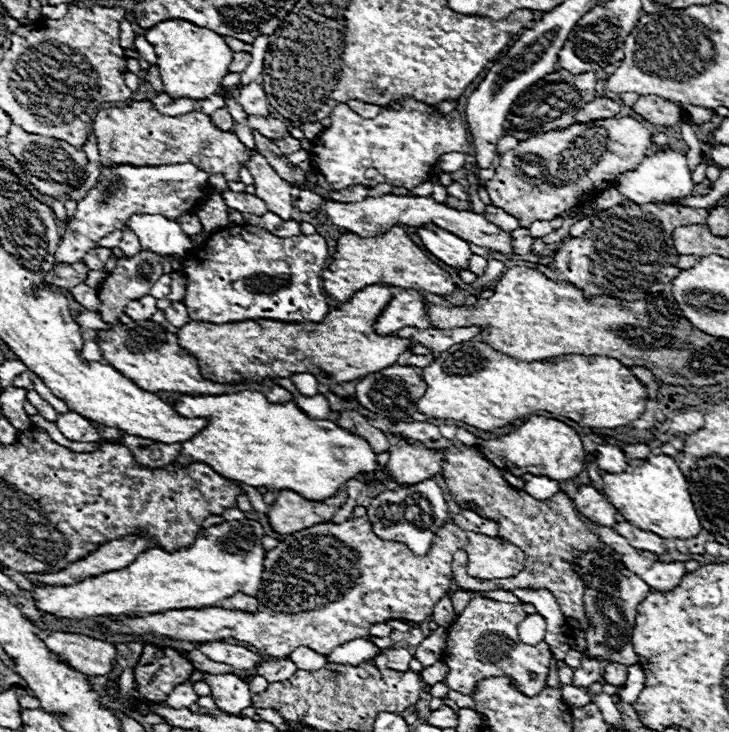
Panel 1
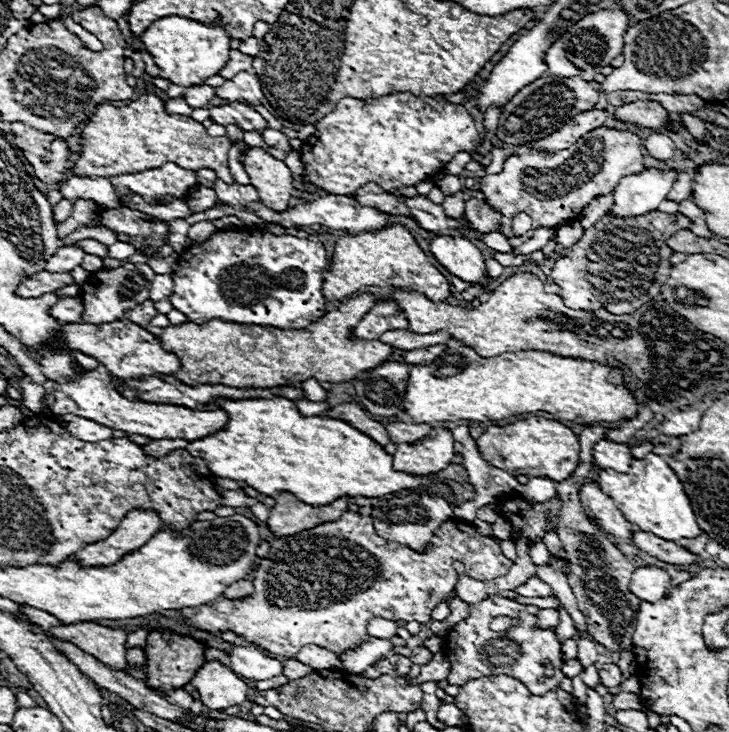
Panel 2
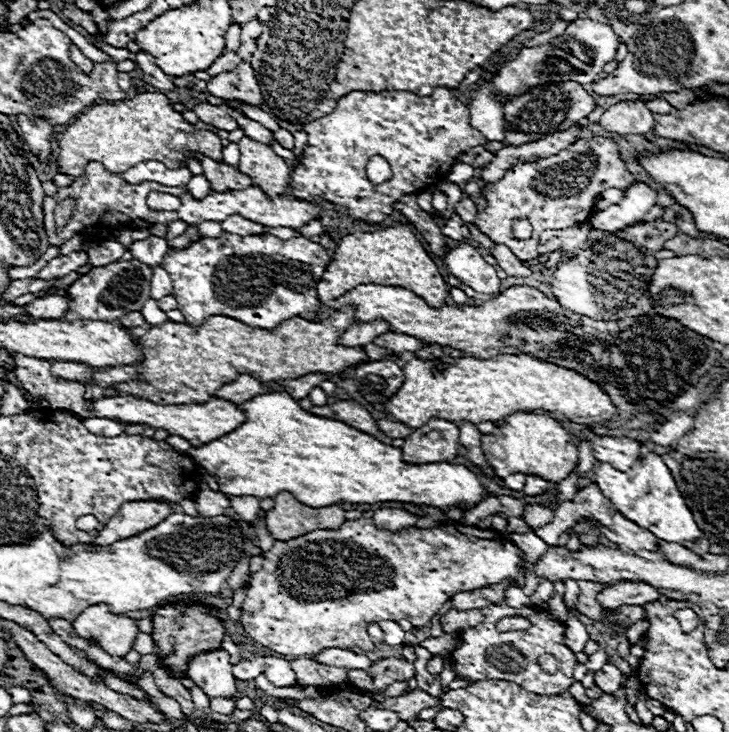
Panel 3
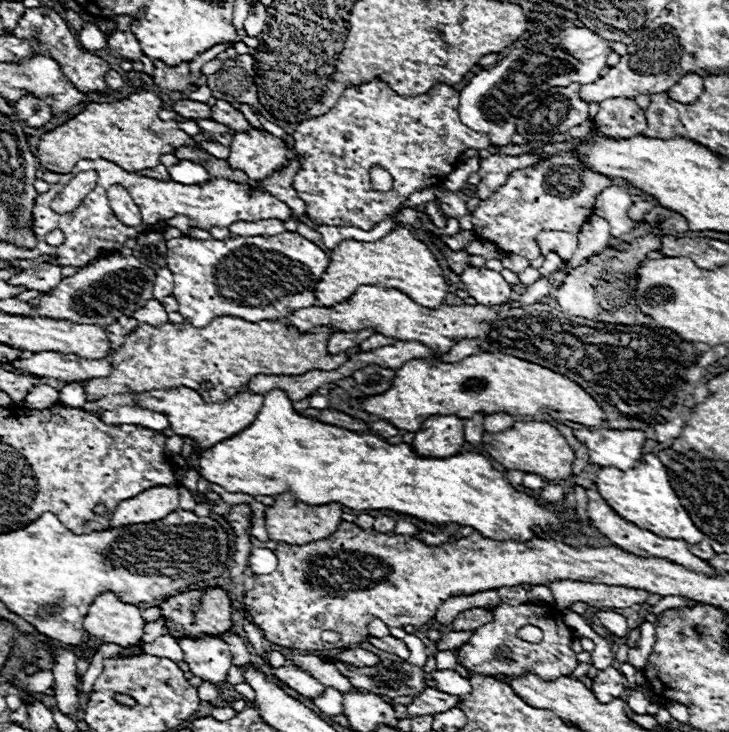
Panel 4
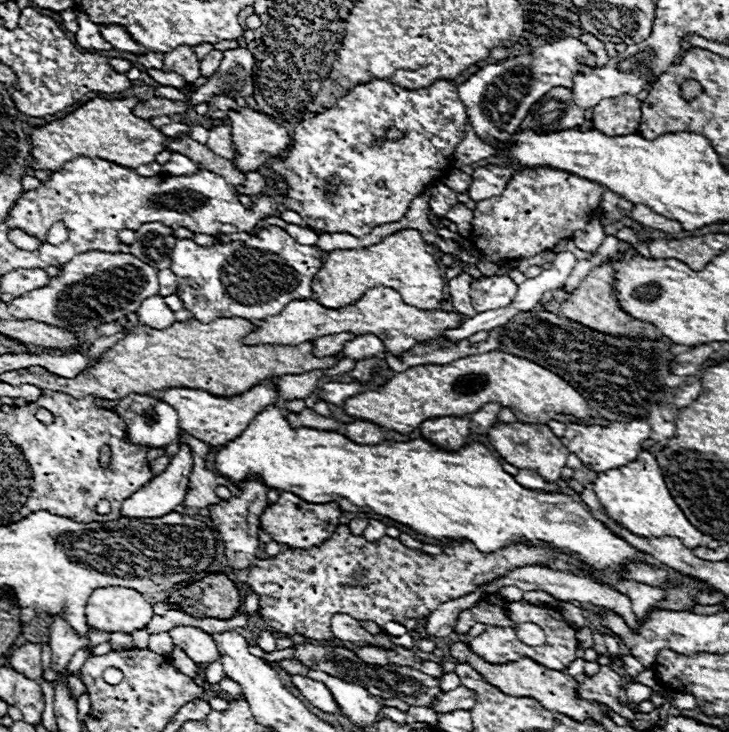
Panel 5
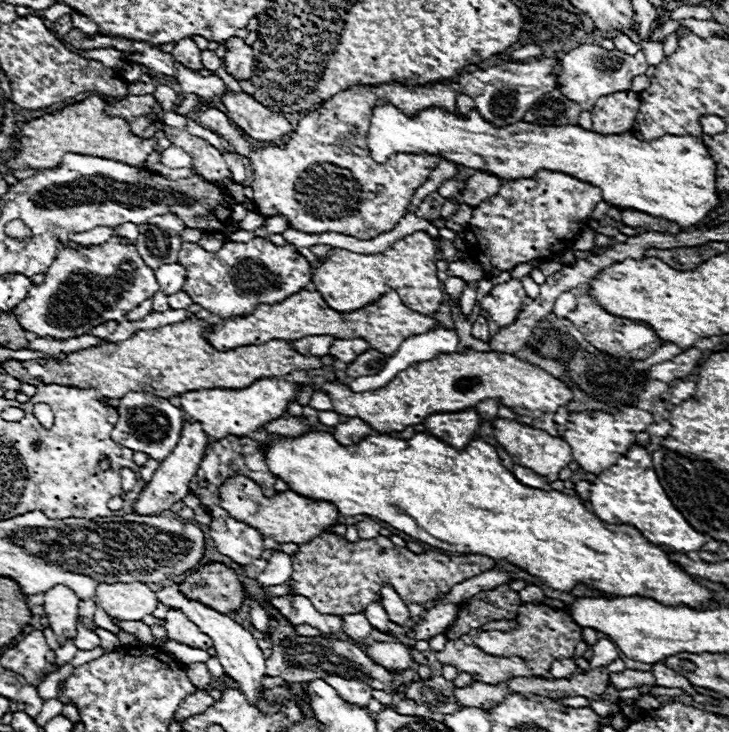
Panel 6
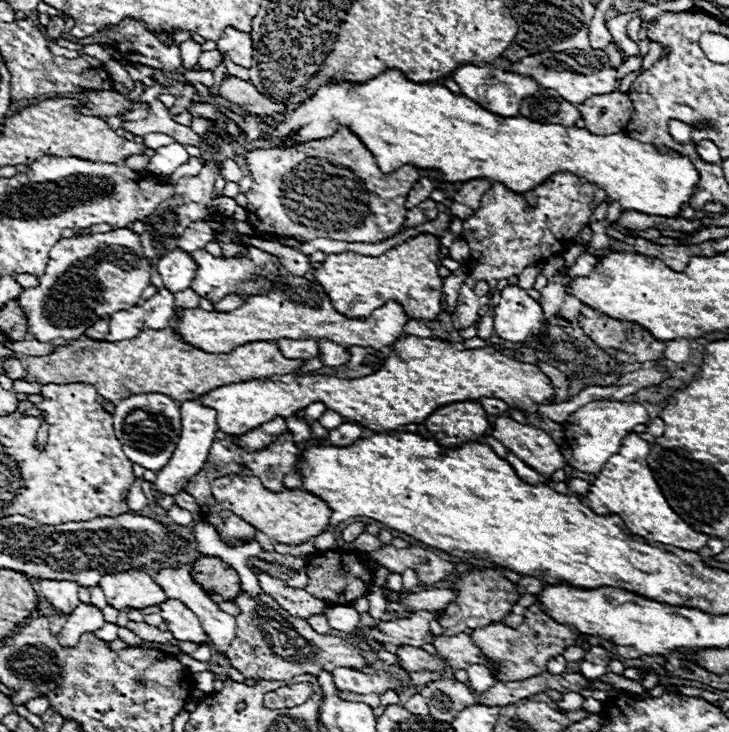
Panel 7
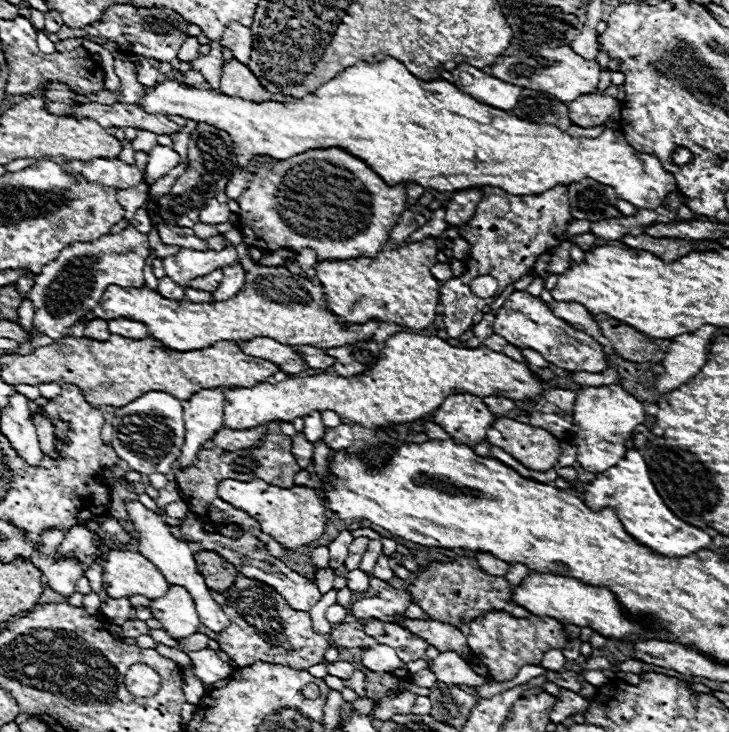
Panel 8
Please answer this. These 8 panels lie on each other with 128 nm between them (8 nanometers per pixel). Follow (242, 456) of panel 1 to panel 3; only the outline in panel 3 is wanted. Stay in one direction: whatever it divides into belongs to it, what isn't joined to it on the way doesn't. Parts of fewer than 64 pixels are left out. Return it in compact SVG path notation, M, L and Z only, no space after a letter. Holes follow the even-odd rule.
M260 394L252 400L238 406L246 414L246 422L240 424L234 432L228 432L220 440L212 440L212 444L202 444L200 448L190 448L188 456L196 460L210 476L220 478L220 490L230 496L256 496L256 498L272 498L278 492L290 492L296 500L312 506L324 508L336 502L350 504L376 504L376 502L412 502L426 504L436 508L472 508L482 502L488 492L482 488L476 474L464 464L404 464L402 450L386 446L376 438L350 428L340 420L330 420L322 416L314 416L298 406L294 398L288 394Z

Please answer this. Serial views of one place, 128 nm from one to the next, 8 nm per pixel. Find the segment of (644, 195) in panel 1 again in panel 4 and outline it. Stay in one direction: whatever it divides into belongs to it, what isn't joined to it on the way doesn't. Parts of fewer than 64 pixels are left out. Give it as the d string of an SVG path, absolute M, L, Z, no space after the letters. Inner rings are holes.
M592 214L588 218L588 224L584 224L584 228L578 232L580 246L578 246L576 254L570 258L568 268L582 264L588 256L600 254L608 246L608 238L610 238L610 224L602 218L598 218L596 214Z

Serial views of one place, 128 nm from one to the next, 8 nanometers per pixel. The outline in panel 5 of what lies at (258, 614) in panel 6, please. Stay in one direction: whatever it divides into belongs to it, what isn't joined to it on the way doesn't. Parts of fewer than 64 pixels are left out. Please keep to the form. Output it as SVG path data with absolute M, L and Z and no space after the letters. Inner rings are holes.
M262 630L260 640L258 640L258 646L260 646L264 652L274 652L274 650L276 650L274 634L272 634L272 632L268 632L268 630Z

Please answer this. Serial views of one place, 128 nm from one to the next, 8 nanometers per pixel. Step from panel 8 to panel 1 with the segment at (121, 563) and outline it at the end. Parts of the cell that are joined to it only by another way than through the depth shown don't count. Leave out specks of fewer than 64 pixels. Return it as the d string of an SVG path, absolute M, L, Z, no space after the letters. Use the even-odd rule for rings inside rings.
M40 630L38 638L60 660L64 660L68 666L76 668L86 676L104 676L112 670L116 648L110 642L94 640L82 634L48 632L48 630Z

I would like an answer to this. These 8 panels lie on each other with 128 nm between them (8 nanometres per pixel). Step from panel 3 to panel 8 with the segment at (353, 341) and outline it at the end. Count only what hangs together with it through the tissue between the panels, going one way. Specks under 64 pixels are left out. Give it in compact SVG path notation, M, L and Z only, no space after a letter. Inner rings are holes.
M256 338L256 340L248 340L248 342L240 342L240 348L244 348L246 352L250 352L256 358L274 362L286 374L298 374L308 368L304 362L304 356L298 352L296 346L280 344L270 338Z

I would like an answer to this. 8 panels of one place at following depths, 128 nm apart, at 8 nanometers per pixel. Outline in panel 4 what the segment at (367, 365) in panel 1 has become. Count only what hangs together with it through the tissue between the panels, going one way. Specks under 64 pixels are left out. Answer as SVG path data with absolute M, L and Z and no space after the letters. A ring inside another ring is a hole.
M216 316L206 328L194 328L190 324L172 324L166 322L162 326L140 324L134 332L128 334L126 342L112 354L112 376L108 380L90 380L82 384L86 388L88 400L98 400L108 394L132 394L132 392L150 392L150 390L172 390L178 386L186 386L196 390L204 400L228 400L230 396L242 392L244 384L258 374L276 374L276 376L298 376L300 372L310 372L312 368L338 368L350 356L346 352L330 354L326 344L332 336L334 328L312 328L310 332L298 332L294 326L286 324L286 320L262 320L258 324L246 322L236 316Z

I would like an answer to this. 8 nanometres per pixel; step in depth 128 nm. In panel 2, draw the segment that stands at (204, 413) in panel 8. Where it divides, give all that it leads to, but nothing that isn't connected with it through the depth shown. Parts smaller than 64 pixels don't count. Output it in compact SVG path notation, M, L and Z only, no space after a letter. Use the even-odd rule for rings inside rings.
M132 510L106 540L88 544L86 548L74 554L74 560L80 566L116 564L128 552L142 548L142 544L146 544L160 530L160 526L160 518L154 512Z

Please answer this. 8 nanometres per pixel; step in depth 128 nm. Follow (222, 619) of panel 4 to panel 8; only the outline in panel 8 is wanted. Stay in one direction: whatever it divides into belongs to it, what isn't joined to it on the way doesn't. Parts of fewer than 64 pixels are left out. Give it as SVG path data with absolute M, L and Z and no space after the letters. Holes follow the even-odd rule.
M196 552L196 566L208 588L220 594L224 594L238 576L236 568L222 556L216 556L216 552Z

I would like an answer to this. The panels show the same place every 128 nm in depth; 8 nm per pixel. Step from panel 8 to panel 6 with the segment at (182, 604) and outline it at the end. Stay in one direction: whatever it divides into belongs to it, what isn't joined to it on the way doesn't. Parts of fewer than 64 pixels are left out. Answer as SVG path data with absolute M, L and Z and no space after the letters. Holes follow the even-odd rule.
M168 610L168 616L164 620L166 620L166 632L170 640L200 650L212 648L212 640L204 632L200 632L200 628L192 620L188 620L182 612Z

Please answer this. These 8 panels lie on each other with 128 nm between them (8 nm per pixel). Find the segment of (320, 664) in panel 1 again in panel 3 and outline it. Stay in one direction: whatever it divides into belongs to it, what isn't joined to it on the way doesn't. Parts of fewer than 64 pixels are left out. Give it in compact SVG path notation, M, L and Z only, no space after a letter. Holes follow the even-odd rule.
M326 648L318 654L312 656L316 662L326 664L326 666L336 666L336 668L346 668L346 670L364 670L372 664L370 658L354 654L352 650L342 650L342 648Z

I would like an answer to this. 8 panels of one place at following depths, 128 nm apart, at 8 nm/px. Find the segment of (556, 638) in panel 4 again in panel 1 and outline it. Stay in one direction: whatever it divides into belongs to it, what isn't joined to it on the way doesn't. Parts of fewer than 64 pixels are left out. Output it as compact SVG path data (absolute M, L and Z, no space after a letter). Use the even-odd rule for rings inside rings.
M472 598L464 612L460 612L454 624L448 628L446 650L442 656L444 664L450 668L446 676L446 686L462 694L472 694L480 680L492 676L508 676L522 694L536 696L546 686L544 682L552 654L546 642L540 642L536 646L520 642L516 628L524 618L526 612L522 610L522 604L506 604L490 598Z

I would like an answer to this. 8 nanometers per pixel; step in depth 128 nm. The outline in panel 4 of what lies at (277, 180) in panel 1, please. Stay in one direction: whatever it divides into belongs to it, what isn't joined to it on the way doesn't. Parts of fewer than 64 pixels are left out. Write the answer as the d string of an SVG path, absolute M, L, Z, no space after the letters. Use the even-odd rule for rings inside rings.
M252 128L252 132L234 134L228 164L246 172L252 182L260 182L278 172L280 166L288 164L286 152L288 146L282 140Z

